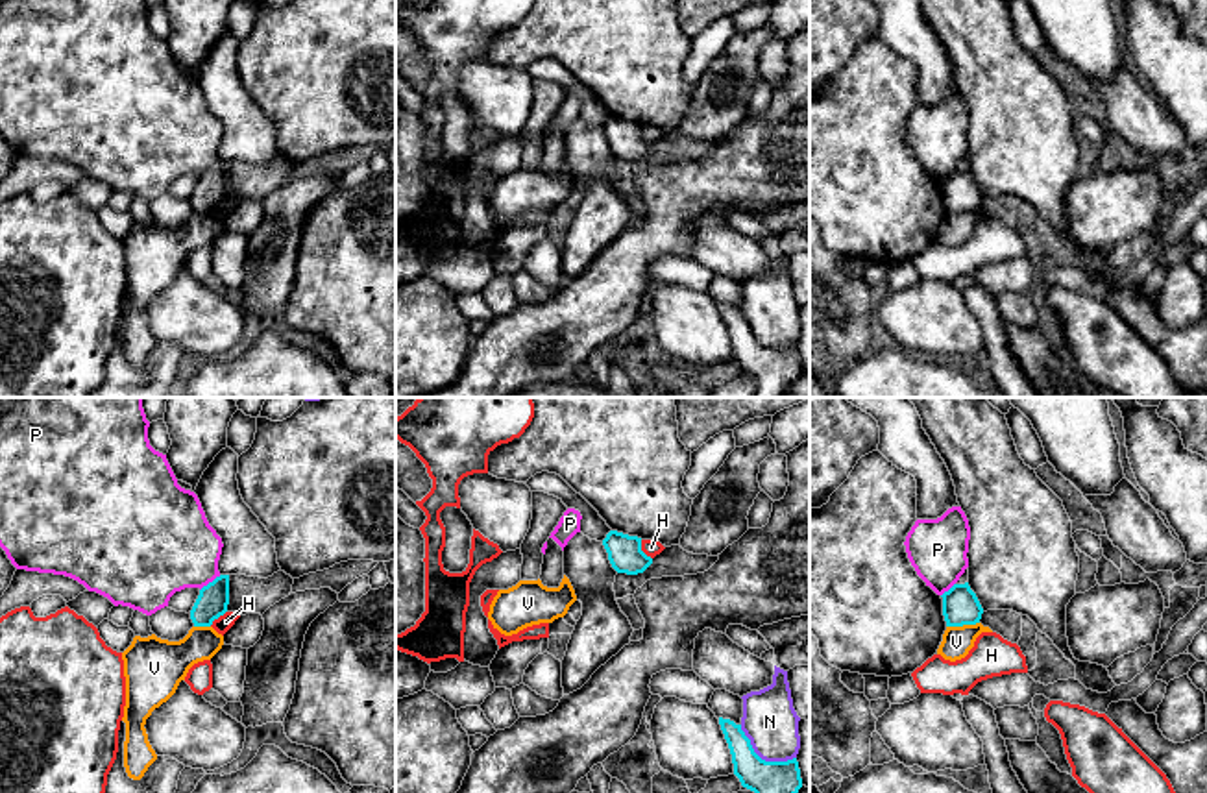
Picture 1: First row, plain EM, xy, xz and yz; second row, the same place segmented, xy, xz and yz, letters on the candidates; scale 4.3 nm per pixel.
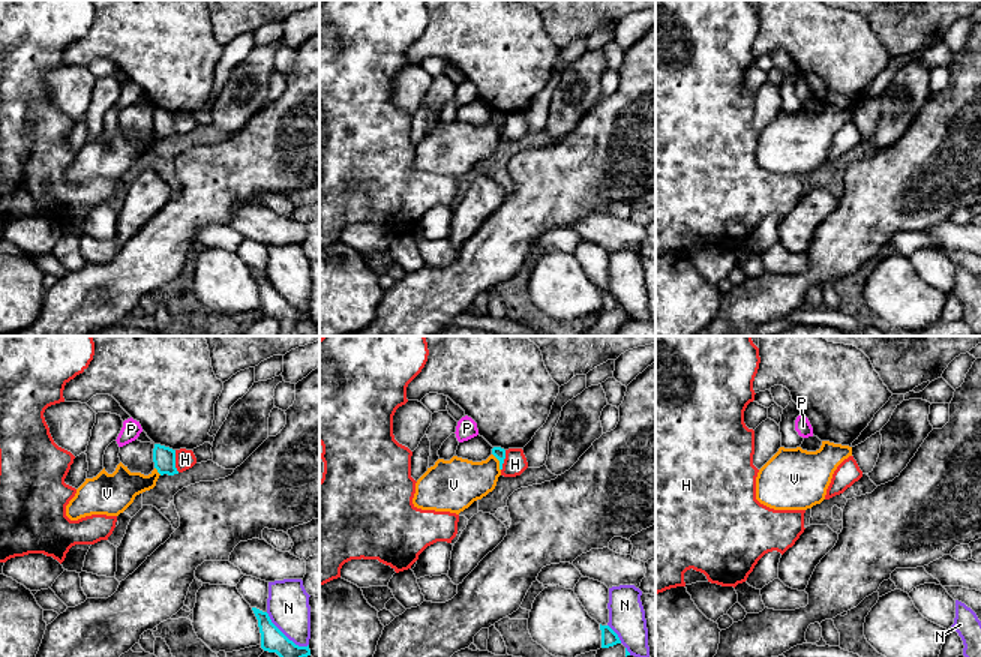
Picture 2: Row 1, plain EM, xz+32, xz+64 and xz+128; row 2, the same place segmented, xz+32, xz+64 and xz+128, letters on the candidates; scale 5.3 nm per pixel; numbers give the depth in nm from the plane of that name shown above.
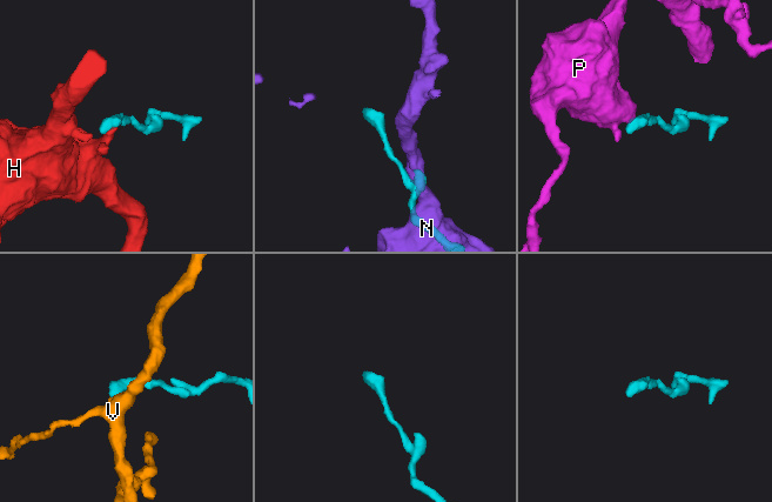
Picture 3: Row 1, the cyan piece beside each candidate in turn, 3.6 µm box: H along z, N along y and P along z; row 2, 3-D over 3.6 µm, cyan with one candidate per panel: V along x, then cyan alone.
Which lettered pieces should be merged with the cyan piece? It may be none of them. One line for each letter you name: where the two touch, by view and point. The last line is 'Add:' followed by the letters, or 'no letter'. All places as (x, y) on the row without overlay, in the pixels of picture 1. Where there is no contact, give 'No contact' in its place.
Add: no letter

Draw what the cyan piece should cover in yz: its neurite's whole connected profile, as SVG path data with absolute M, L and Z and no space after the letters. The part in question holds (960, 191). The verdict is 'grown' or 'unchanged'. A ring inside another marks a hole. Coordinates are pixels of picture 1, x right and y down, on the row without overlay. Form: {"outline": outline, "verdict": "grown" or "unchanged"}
{"outline": "M969 168L954 170L941 183L946 213L963 213L980 209L983 194L976 179L970 176Z", "verdict": "unchanged"}

